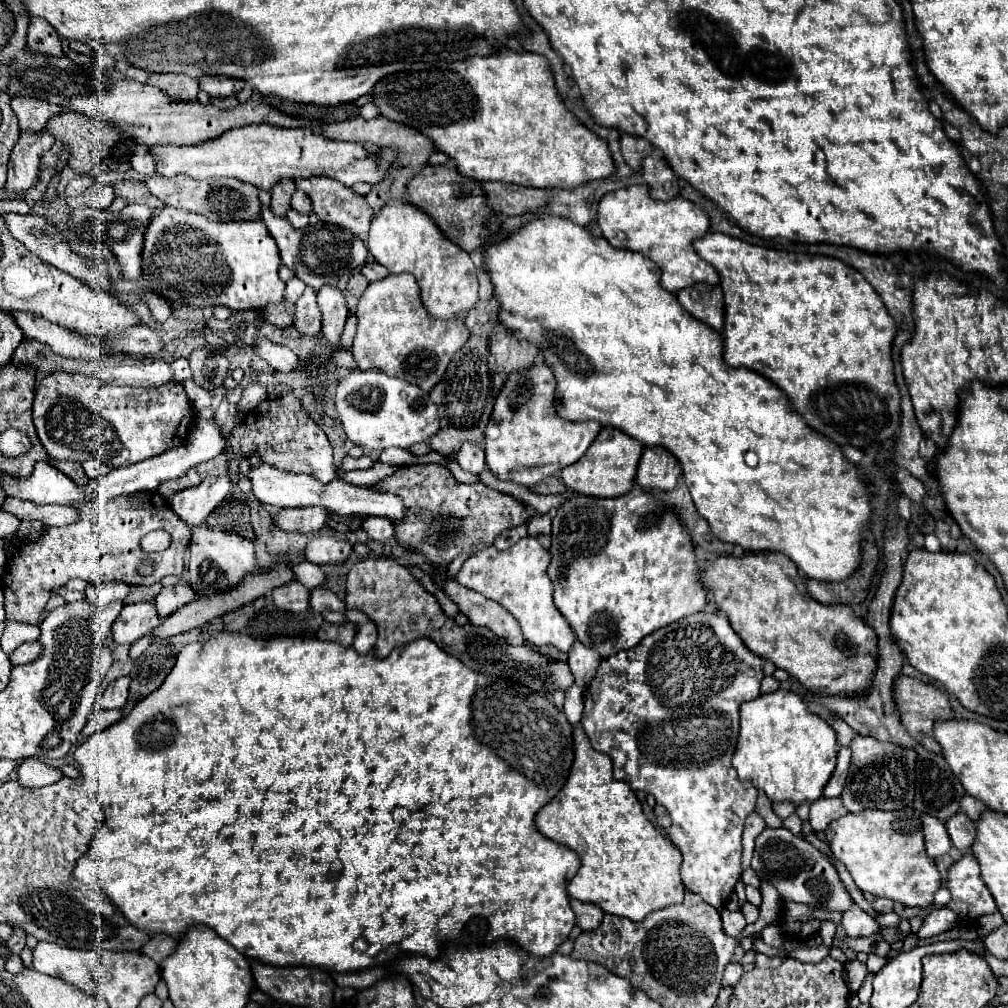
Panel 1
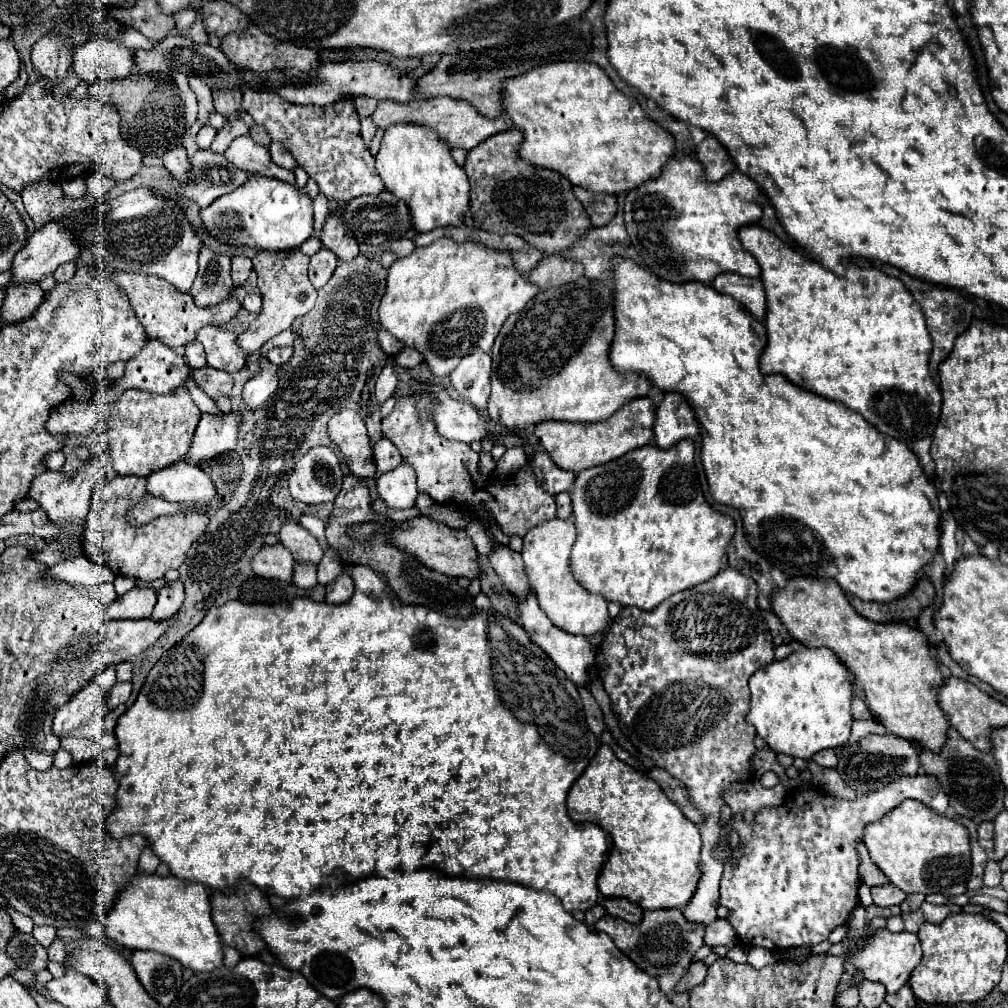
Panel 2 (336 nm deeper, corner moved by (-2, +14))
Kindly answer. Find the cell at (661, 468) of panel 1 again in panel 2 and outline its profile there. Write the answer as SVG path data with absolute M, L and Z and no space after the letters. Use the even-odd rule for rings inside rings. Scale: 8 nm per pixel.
M666 392L656 410L654 438L660 448L670 448L682 438L696 438L698 420L690 402L678 392Z

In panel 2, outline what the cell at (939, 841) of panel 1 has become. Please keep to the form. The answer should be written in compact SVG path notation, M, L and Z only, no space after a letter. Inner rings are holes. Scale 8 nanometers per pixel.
M928 774L900 776L888 786L860 794L856 800L842 800L830 794L822 794L814 786L802 786L788 790L784 802L774 808L762 808L754 822L732 820L720 834L720 844L728 846L728 860L724 862L724 876L720 882L720 906L728 908L728 922L736 930L738 938L746 946L762 946L770 952L790 950L798 946L810 946L828 940L836 926L848 922L850 912L858 906L858 850L856 844L864 838L864 828L870 822L880 820L886 812L900 806L904 800L914 798L938 814L948 808L948 796L942 784ZM730 832L738 834L738 850L742 852L736 864L732 862L734 848L730 844Z

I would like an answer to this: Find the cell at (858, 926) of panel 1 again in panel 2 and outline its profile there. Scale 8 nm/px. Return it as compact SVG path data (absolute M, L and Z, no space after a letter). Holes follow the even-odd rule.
M884 884L884 886L874 886L872 888L872 898L874 898L876 906L890 908L894 904L902 904L906 900L906 892L902 892L894 884Z

